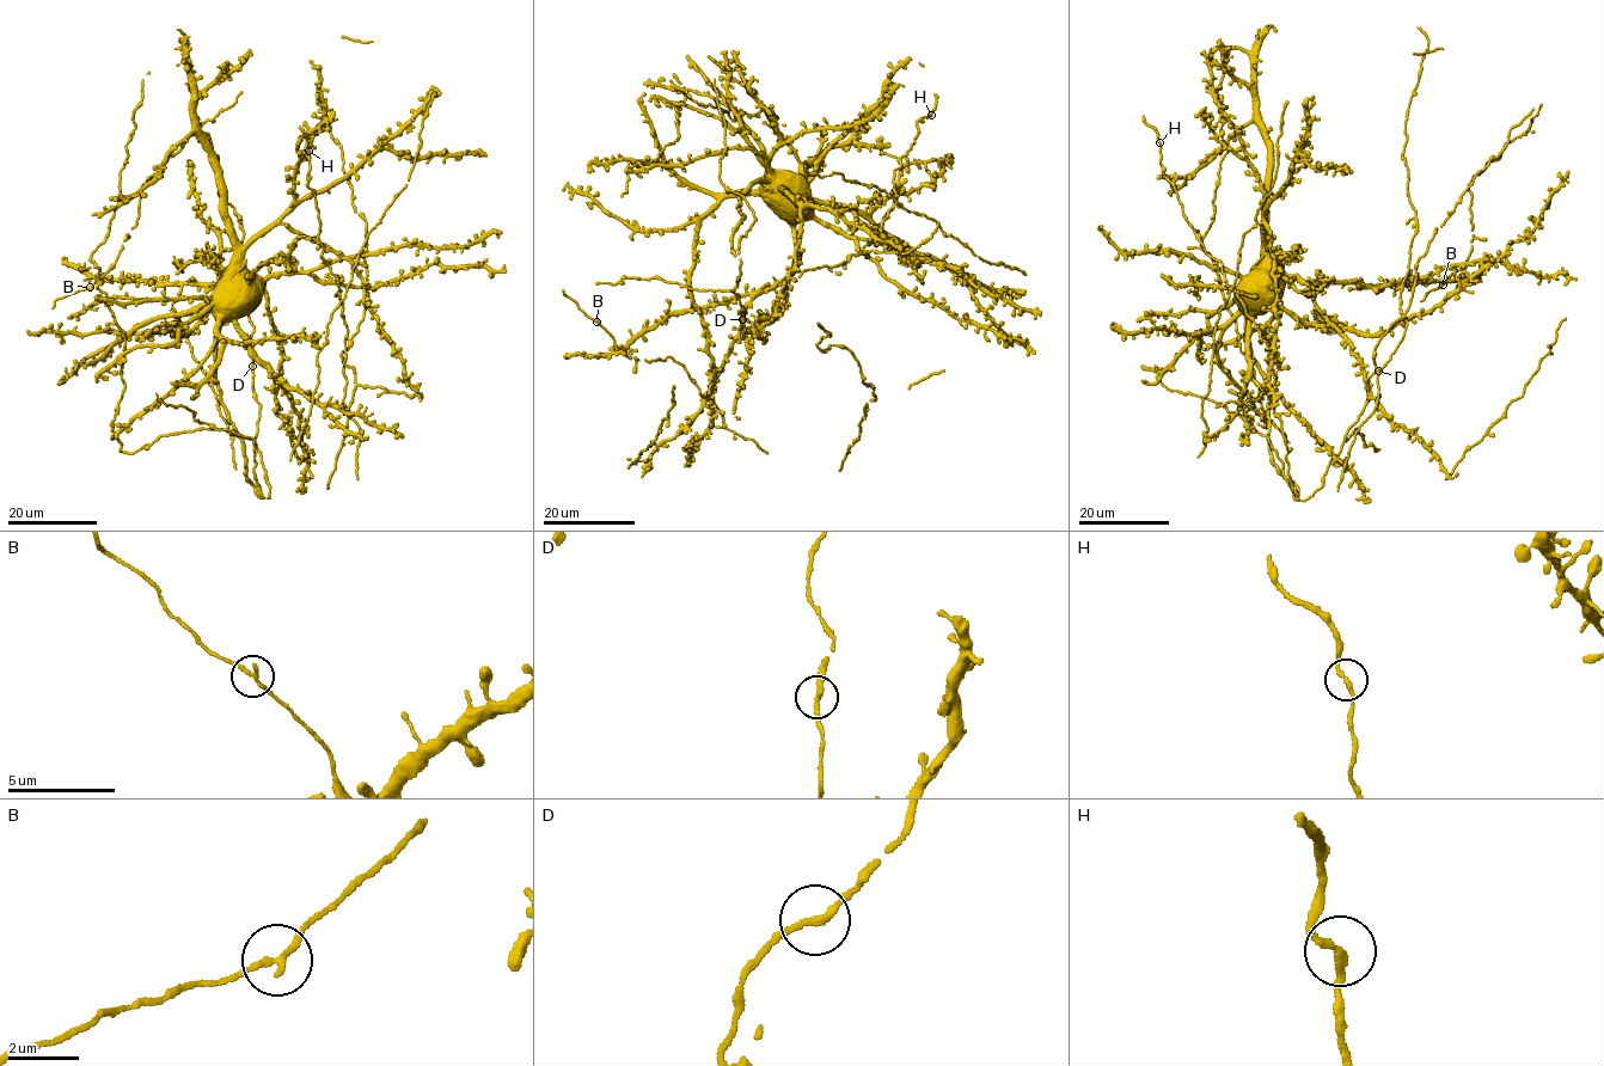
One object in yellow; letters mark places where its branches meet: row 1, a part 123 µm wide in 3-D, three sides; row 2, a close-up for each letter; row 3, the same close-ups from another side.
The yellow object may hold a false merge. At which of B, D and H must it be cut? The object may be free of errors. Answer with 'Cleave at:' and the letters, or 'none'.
Cleave at: none

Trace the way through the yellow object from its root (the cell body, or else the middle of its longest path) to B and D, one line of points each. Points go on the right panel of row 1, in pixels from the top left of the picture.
B: (1249, 299), (1266, 287), (1280, 288), (1289, 277), (1350, 281), (1361, 287), (1467, 280), (1456, 270), (1442, 285)
D: (1249, 299), (1289, 277), (1382, 287), (1406, 276), (1400, 293), (1403, 338), (1378, 371)

